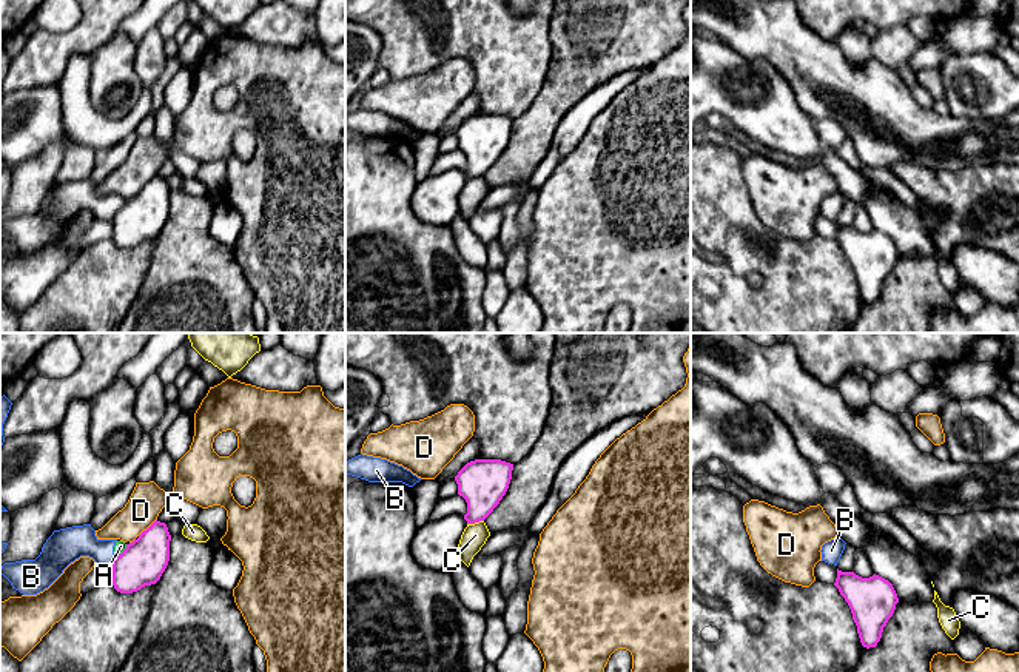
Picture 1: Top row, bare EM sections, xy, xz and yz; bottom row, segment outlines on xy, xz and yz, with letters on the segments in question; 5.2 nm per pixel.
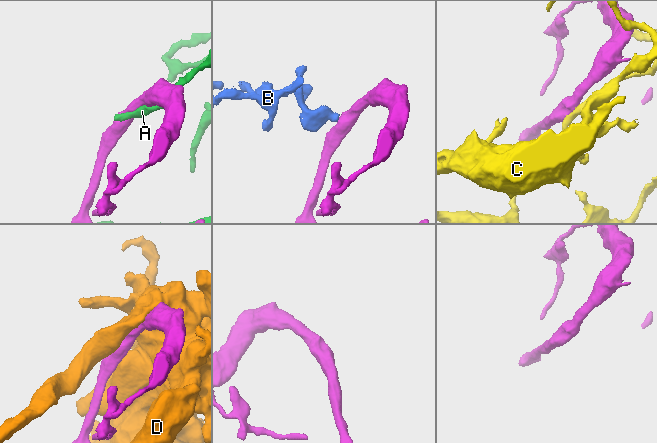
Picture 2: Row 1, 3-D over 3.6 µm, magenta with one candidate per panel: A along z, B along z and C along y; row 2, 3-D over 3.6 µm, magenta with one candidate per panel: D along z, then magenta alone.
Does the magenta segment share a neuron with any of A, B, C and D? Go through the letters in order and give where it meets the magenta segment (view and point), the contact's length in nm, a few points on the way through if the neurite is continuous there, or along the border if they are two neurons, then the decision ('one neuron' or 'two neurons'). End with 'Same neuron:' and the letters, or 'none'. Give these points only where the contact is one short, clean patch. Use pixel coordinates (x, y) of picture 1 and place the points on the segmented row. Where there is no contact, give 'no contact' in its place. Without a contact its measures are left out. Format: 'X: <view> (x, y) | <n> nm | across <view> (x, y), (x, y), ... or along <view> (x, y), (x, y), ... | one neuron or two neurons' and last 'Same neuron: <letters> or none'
A: xy (122, 552) | 100 nm | two neurons
B: xy (113, 561) | 40 nm | along xy (114, 558), (110, 563) | two neurons
C: xz (475, 521) | 90 nm | along xz (483, 520), (467, 524) | two neurons
D: xy (148, 527) | 140 nm | two neurons
Same neuron: none

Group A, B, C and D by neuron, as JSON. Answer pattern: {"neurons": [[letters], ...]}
{"neurons": [["A", "B"], ["C"], ["D"]]}

